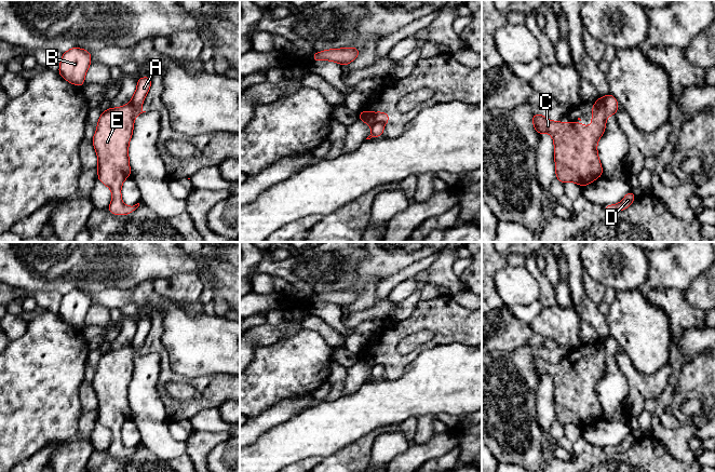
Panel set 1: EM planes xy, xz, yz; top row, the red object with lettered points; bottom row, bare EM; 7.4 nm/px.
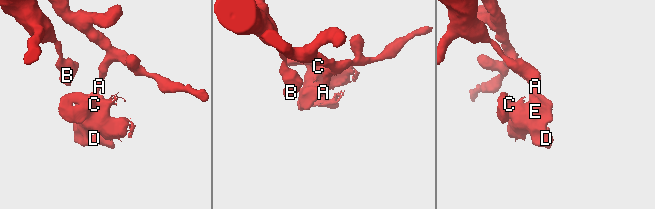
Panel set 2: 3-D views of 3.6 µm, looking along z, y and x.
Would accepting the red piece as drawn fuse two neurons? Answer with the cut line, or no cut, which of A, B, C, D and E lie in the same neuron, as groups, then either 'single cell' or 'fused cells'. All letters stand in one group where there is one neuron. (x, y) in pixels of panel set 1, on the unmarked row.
cut yz (599, 340), (610, 354), (616, 353); groups A B / C D E; fused cells

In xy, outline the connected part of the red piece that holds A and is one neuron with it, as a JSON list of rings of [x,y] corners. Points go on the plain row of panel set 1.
[[[143,319],[137,322],[137,331],[131,342],[132,347],[135,350],[140,349],[140,347],[144,345],[145,339],[147,338],[150,328],[151,328],[150,319]]]

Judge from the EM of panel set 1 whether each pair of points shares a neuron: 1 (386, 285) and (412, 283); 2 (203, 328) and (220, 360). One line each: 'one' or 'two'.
1: two
2: one

